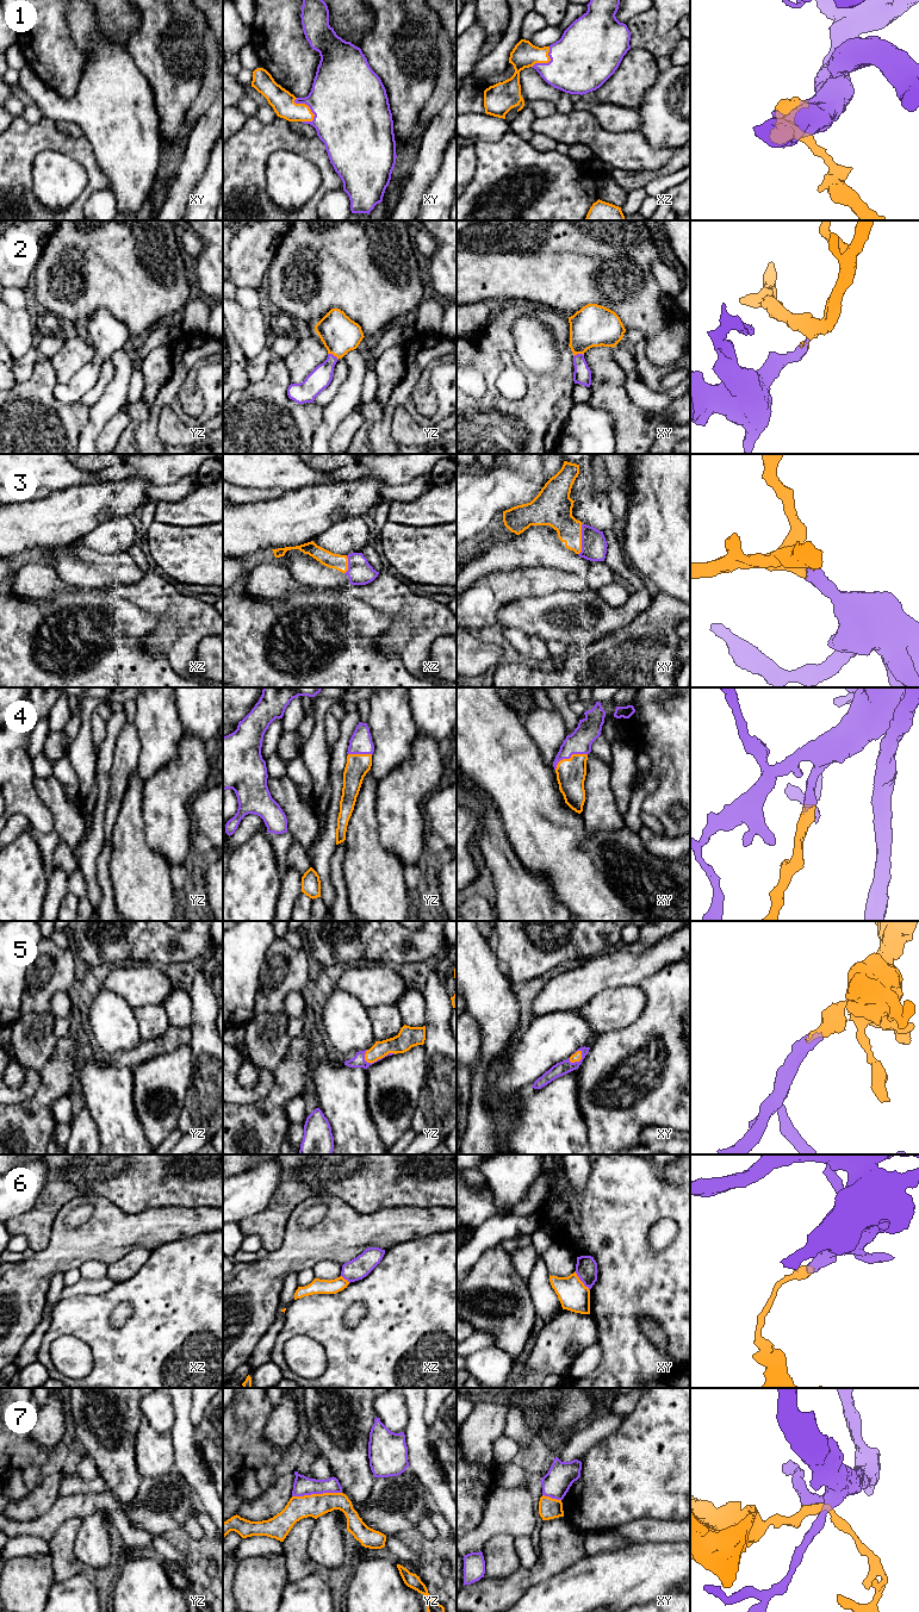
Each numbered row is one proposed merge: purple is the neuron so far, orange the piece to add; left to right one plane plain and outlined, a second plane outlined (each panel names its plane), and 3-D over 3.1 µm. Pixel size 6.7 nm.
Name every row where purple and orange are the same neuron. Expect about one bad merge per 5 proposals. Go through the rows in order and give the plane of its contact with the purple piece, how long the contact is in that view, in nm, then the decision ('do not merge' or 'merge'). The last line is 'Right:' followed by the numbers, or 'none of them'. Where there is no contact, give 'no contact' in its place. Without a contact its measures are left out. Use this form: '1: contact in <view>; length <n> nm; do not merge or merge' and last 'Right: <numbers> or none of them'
1: contact in xy; length 200 nm; merge
2: contact in yz; length 80 nm; merge
3: contact in xy; length 220 nm; merge
4: contact in xy; length 240 nm; merge
5: contact in yz; length 220 nm; merge
6: contact in xy; length 170 nm; do not merge
7: contact in yz; length 340 nm; do not merge
Right: 1, 2, 3, 4, 5

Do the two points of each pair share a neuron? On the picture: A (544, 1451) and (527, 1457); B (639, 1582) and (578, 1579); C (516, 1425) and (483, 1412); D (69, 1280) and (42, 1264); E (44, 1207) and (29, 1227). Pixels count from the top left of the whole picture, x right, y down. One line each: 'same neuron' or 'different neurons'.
A: same neuron
B: same neuron
C: different neurons
D: different neurons
E: same neuron

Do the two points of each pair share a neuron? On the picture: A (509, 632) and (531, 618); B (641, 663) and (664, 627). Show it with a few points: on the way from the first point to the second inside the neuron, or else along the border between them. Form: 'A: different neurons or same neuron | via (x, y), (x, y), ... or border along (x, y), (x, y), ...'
A: different neurons | border along (502, 627), (516, 627), (536, 635), (541, 640)
B: same neuron | via (644, 654), (644, 647), (656, 635)

